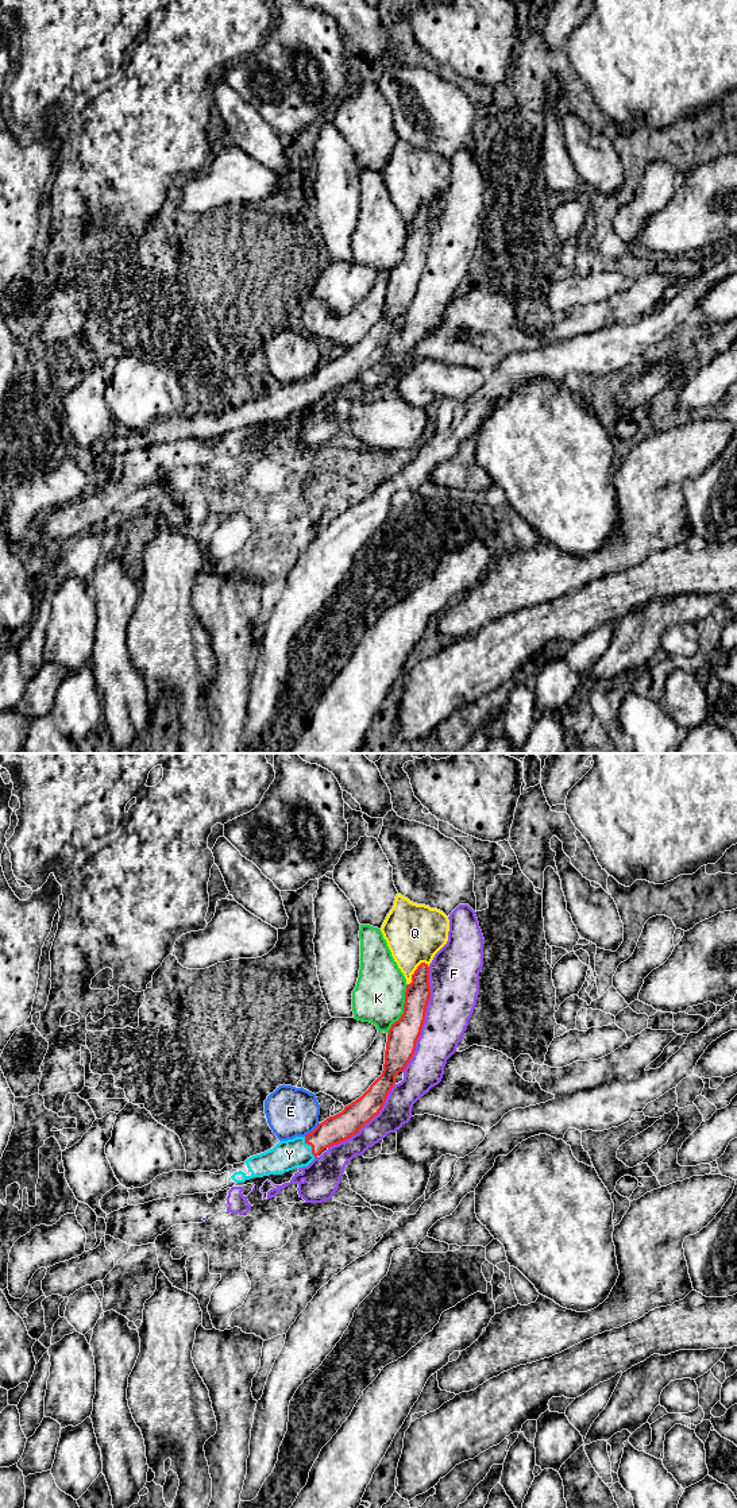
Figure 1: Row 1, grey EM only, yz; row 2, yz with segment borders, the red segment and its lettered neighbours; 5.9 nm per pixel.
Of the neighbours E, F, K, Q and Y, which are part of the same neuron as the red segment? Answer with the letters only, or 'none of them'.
Y

